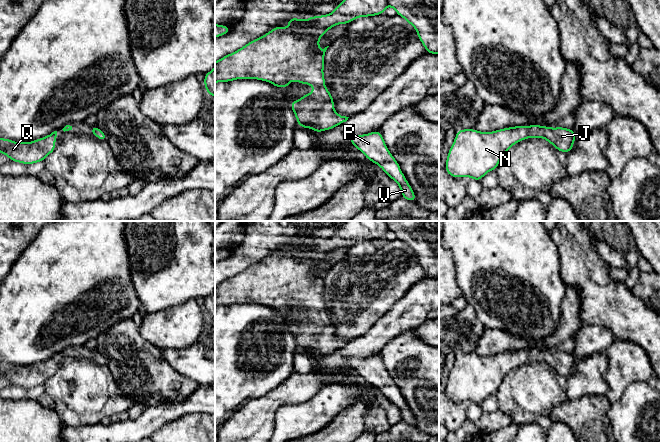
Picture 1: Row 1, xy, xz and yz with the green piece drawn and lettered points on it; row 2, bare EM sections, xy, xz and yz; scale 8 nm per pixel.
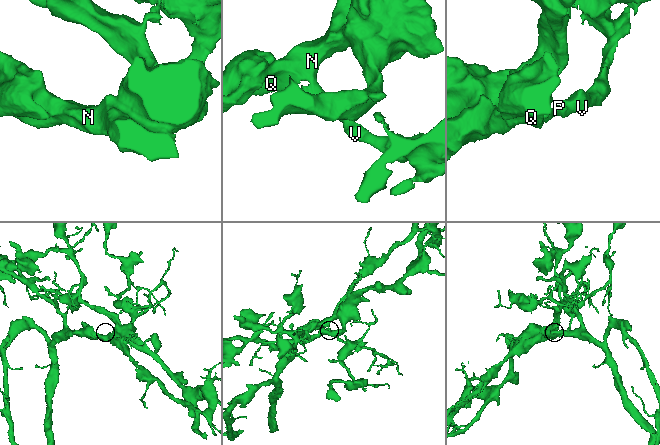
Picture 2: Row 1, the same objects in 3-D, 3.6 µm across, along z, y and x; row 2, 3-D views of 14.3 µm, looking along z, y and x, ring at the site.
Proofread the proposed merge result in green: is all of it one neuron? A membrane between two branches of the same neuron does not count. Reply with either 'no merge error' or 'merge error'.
no merge error

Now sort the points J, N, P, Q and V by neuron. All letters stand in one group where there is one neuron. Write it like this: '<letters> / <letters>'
J N P Q V

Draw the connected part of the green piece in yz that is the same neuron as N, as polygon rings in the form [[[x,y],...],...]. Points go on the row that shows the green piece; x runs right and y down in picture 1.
[[[533,124],[480,132],[460,129],[446,158],[445,170],[449,176],[465,176],[480,181],[491,170],[497,170],[503,155],[516,143],[528,138],[543,138],[558,151],[568,154],[577,137],[572,129],[551,128]]]

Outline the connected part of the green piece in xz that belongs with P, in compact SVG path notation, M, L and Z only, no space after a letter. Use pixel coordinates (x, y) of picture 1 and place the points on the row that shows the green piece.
M380 130L368 134L350 135L350 142L365 155L367 160L379 165L399 185L402 198L416 202L416 195L402 173L400 165L389 152Z

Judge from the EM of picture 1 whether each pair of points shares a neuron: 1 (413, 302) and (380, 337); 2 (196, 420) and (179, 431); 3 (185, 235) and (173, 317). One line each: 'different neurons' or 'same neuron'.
1: same neuron
2: same neuron
3: different neurons

